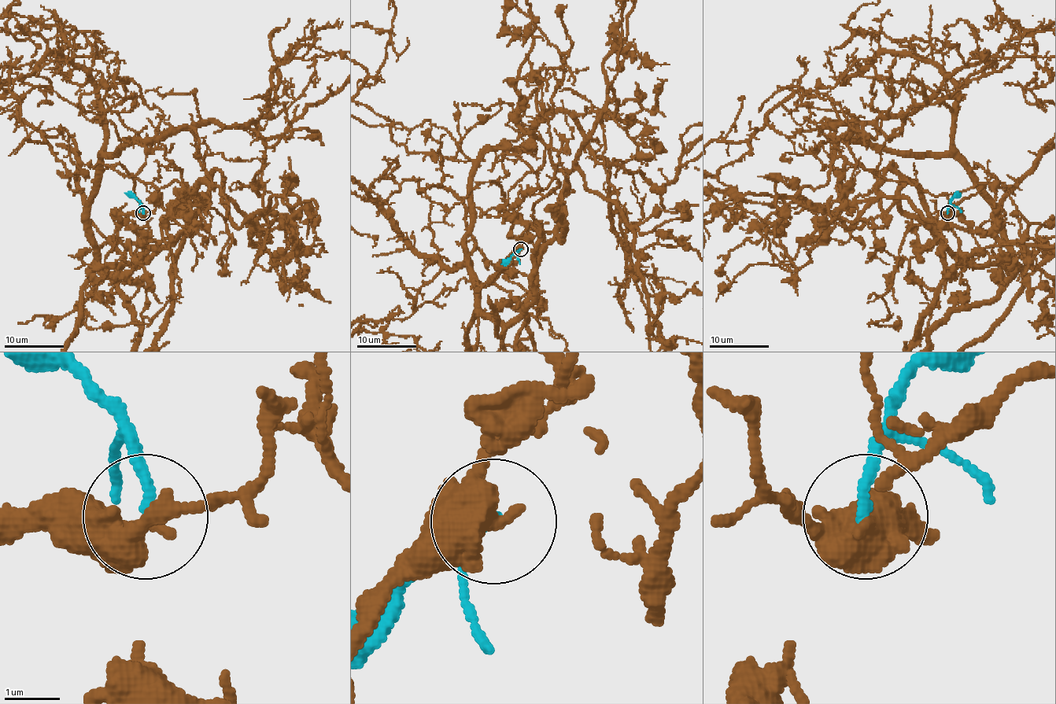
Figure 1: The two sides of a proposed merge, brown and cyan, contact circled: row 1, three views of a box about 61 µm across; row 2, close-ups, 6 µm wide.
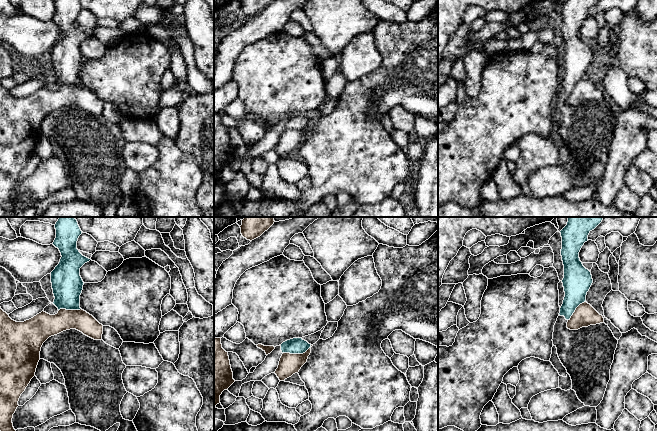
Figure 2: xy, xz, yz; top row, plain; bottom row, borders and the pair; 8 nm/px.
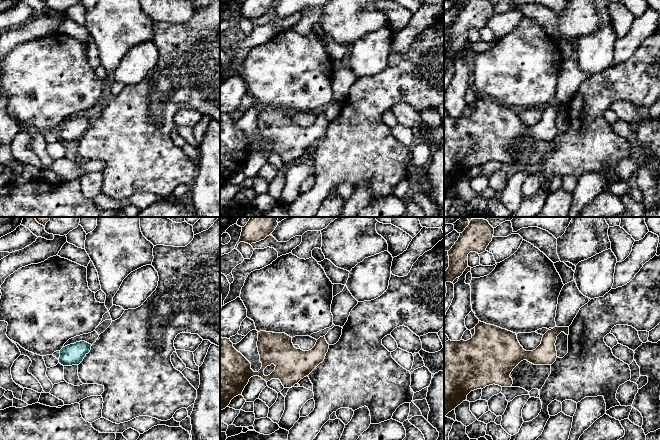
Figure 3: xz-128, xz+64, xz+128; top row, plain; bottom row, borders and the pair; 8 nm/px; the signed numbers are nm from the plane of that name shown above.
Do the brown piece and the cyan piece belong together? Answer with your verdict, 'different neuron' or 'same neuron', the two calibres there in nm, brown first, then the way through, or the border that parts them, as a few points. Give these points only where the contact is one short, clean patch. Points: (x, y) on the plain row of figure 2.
different neuron | 170/130 nm | along xz (311, 121), (302, 129), (283, 129)

